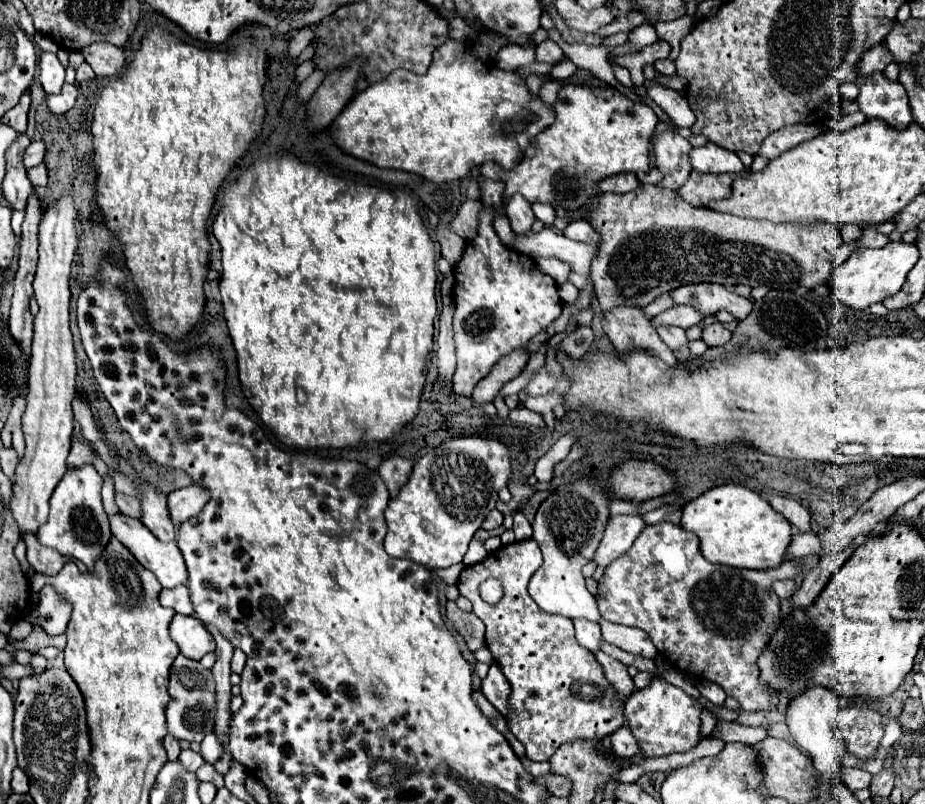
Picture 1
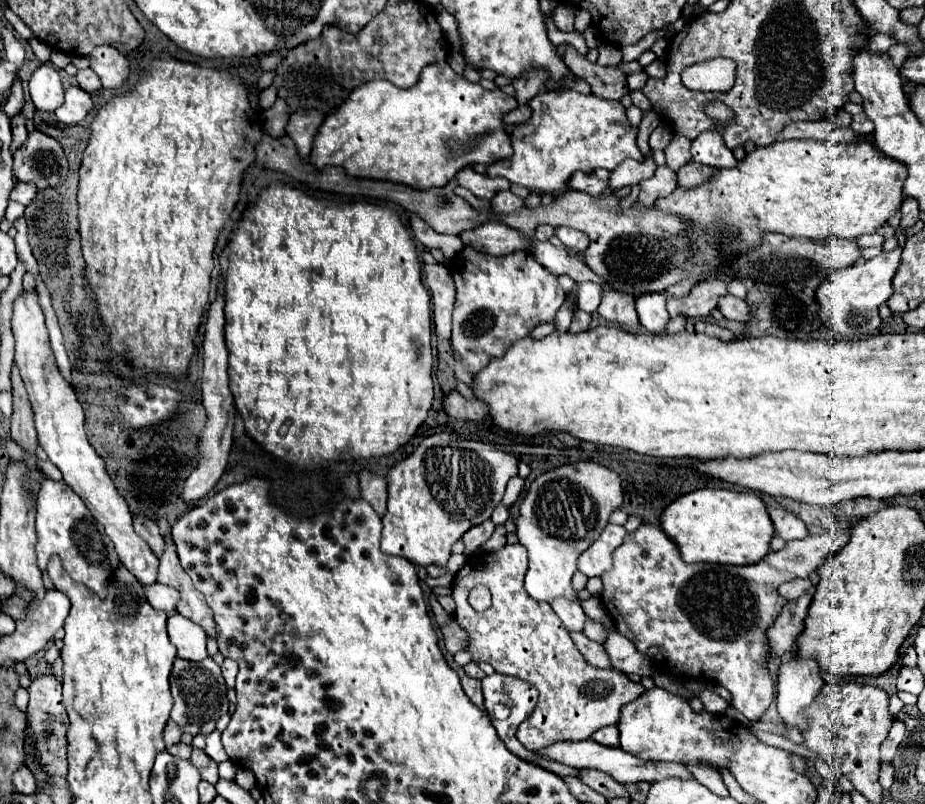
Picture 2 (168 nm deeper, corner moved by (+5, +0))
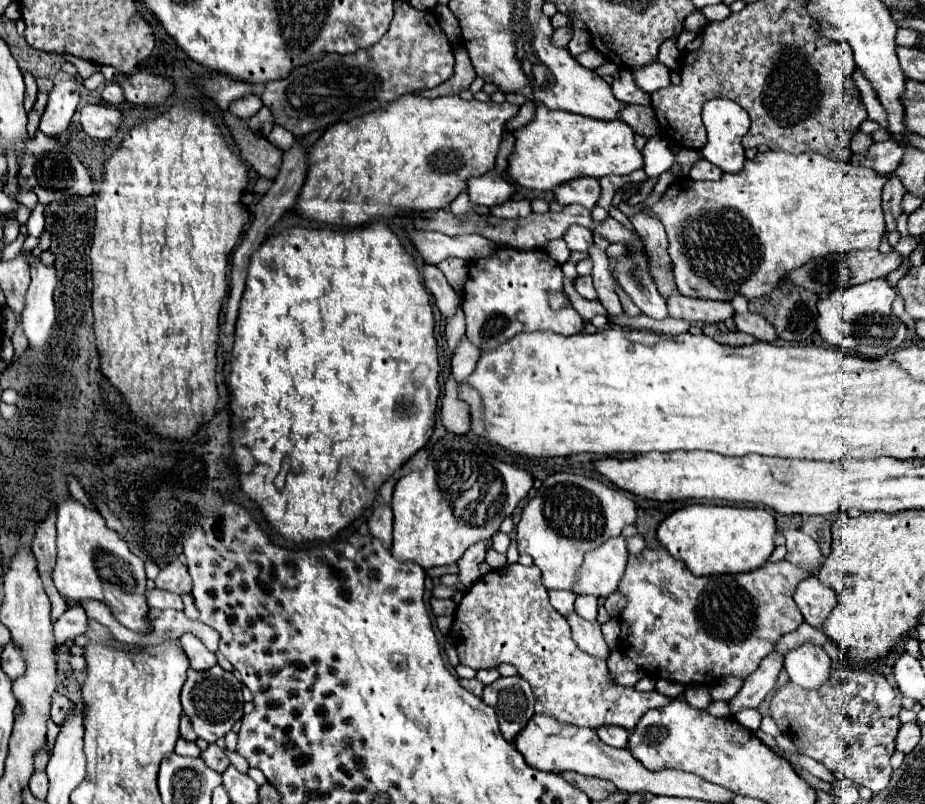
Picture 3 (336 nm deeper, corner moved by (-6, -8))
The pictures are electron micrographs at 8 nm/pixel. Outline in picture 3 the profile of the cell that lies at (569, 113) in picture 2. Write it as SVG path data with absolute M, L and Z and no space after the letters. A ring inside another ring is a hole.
M543 103L535 107L535 119L515 131L515 149L509 155L509 177L521 187L553 191L579 177L629 175L643 167L641 151L635 147L635 133L625 121L599 121L569 111L553 111Z

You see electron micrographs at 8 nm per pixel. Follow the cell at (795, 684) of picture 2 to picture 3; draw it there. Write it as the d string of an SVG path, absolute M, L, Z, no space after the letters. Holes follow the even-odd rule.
M805 643L801 647L791 649L785 657L785 671L789 673L791 683L805 689L819 689L831 669L831 659L819 645Z

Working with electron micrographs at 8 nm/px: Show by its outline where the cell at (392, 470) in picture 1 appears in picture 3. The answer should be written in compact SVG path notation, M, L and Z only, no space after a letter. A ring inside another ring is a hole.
M379 503L371 517L369 517L369 531L373 537L379 537L383 539L383 545L385 547L391 547L391 531L393 531L393 511L389 505L385 503Z

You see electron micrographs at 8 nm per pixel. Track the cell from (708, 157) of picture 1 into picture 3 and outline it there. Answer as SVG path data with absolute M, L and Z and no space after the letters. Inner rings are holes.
M711 99L703 105L703 123L709 137L707 145L701 149L703 159L717 165L723 173L739 173L745 167L745 149L741 145L741 139L749 131L747 111L729 99Z

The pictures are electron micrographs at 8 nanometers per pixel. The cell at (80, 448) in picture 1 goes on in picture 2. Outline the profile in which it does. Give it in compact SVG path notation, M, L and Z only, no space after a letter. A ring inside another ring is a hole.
M22 291L12 303L12 333L16 339L16 365L20 369L20 377L26 385L28 399L34 409L34 421L38 431L38 443L48 453L50 461L62 471L64 481L82 497L92 517L104 525L106 535L114 541L116 551L122 559L122 565L140 581L140 583L156 583L158 557L152 555L150 547L134 533L132 517L126 501L118 495L112 479L104 469L104 461L96 455L92 445L88 443L84 431L84 411L76 401L76 393L72 385L60 375L52 347L48 329L44 323L44 311L38 303L36 291Z

